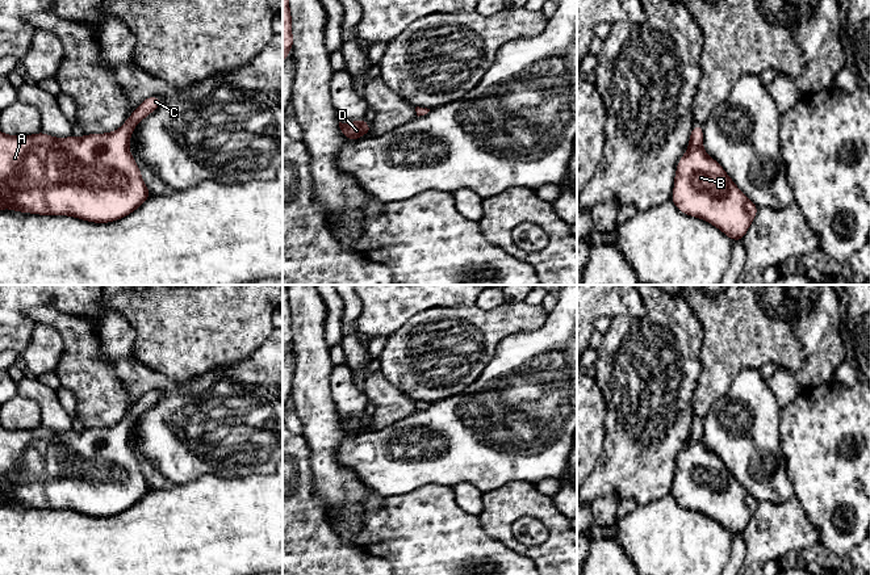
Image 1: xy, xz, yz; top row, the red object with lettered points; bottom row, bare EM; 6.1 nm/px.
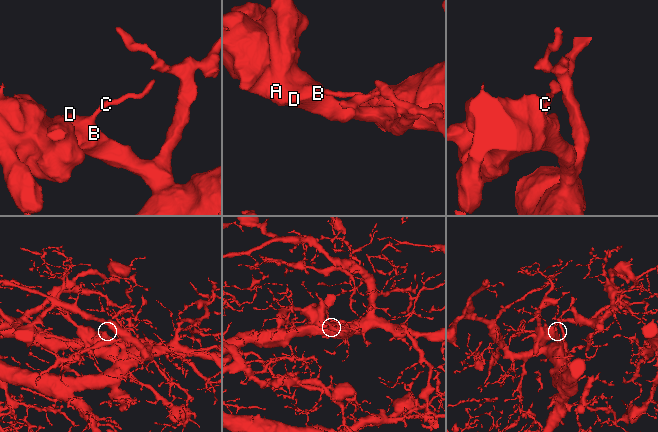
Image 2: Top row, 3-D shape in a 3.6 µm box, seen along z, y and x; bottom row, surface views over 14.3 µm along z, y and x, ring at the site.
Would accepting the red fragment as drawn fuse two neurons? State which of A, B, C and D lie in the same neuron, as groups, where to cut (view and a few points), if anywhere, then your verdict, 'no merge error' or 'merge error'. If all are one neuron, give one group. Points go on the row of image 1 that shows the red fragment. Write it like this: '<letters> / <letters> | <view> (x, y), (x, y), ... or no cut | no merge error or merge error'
A B C D | no cut | no merge error

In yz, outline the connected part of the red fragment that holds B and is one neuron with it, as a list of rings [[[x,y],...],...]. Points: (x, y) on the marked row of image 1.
[[[694,123],[686,154],[677,164],[670,198],[677,209],[700,218],[740,242],[758,207],[703,150],[703,126]]]

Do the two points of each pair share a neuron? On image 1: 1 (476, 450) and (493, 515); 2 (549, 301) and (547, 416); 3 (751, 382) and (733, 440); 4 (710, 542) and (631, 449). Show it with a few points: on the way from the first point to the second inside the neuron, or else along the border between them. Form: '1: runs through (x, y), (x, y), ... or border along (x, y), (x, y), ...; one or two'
1: border along (515, 479), (484, 492); two
2: border along (557, 298), (549, 313); two
3: runs through (749, 397), (749, 414), (744, 425); one
4: border along (669, 492), (639, 506); two

